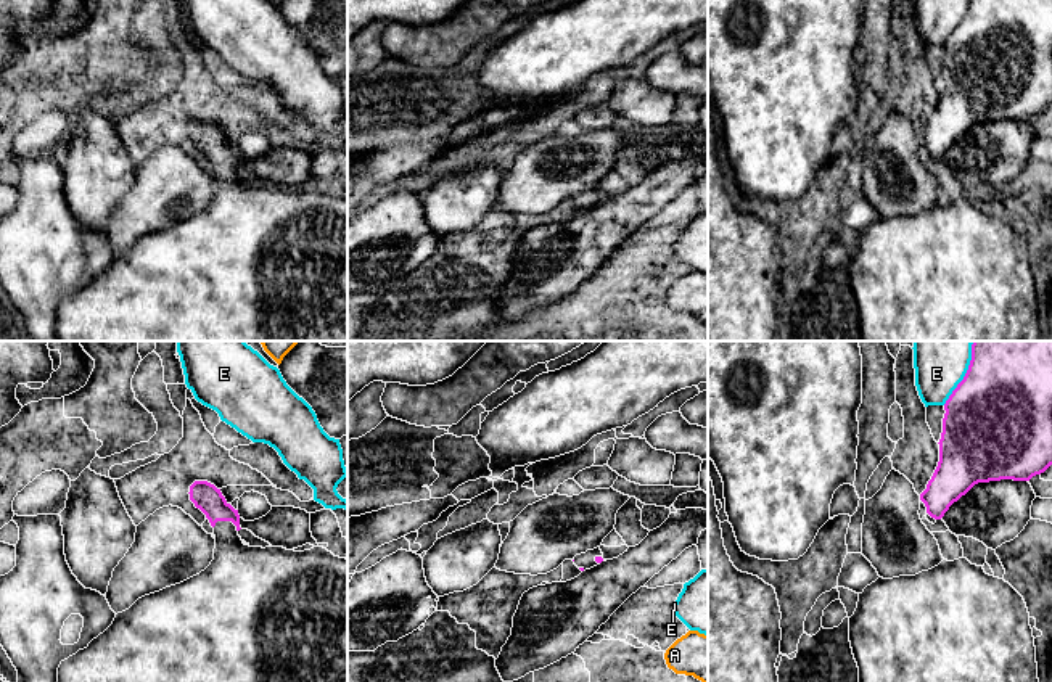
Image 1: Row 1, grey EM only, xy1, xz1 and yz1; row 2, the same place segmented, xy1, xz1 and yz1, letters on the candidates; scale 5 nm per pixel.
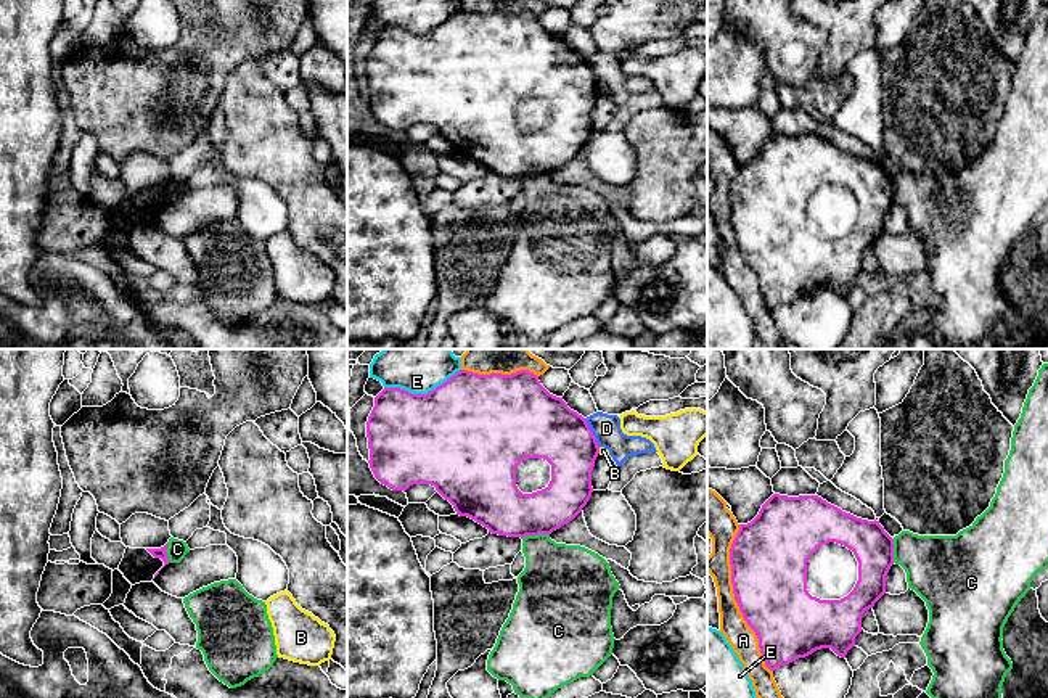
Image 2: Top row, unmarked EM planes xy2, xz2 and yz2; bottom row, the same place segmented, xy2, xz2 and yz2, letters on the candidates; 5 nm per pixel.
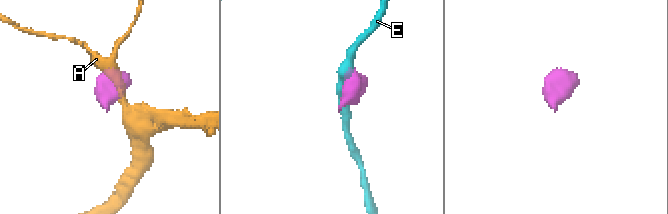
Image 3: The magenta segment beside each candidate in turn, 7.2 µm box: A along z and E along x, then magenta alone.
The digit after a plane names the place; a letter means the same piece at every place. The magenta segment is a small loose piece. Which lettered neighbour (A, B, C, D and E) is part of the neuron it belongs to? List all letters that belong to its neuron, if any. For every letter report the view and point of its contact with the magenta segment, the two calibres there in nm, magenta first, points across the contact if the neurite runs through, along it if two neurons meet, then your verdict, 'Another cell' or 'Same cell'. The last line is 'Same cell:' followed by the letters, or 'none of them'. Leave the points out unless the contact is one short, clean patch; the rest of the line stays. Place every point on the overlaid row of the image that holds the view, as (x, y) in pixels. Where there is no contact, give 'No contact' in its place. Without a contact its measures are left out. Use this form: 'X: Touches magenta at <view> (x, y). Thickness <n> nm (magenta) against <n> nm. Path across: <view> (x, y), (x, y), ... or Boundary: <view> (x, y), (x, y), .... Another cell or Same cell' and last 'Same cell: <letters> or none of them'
A: Touches magenta at yz2 (735, 599). Thickness 380 nm (magenta) against 140 nm. Another cell
B: Touches magenta at xz2 (598, 451). Thickness 280 nm (magenta) against 40 nm. Boundary: xz2 (598, 447), (600, 452). Another cell
C: Touches magenta at xz2 (534, 534). Thickness 260 nm (magenta) against 340 nm. Another cell
D: Touches magenta at xz2 (592, 433). Thickness 320 nm (magenta) against 140 nm. Boundary: xz2 (584, 418), (598, 447). Another cell
E: Touches magenta at xz2 (421, 394). Thickness 480 nm (magenta) against 340 nm. Another cell
Same cell: none of them

